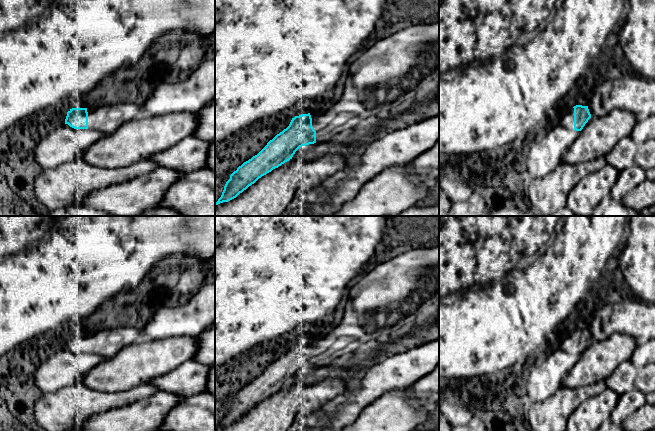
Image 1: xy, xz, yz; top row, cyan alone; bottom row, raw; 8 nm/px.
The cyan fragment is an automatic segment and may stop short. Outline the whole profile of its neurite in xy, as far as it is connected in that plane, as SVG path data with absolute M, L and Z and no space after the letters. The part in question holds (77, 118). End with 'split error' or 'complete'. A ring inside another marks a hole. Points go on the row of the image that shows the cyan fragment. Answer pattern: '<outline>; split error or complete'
M117 102L96 108L72 108L67 112L65 124L74 129L93 129L111 134L123 123L140 115L140 103Z; split error

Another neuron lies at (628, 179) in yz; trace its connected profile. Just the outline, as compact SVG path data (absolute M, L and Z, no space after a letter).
M633 164L618 172L616 182L610 191L610 196L616 201L622 201L626 194L636 188L645 179L646 171Z

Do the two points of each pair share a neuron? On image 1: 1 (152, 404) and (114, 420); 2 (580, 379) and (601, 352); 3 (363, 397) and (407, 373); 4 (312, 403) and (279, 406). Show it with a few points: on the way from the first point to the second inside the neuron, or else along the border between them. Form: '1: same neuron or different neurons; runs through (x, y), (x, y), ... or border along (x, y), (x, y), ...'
1: same neuron; runs through (143, 413), (136, 420), (123, 420)
2: same neuron; runs through (586, 372), (598, 359)
3: same neuron; runs through (374, 386), (382, 378), (396, 373)
4: same neuron; runs through (304, 403), (287, 403)

